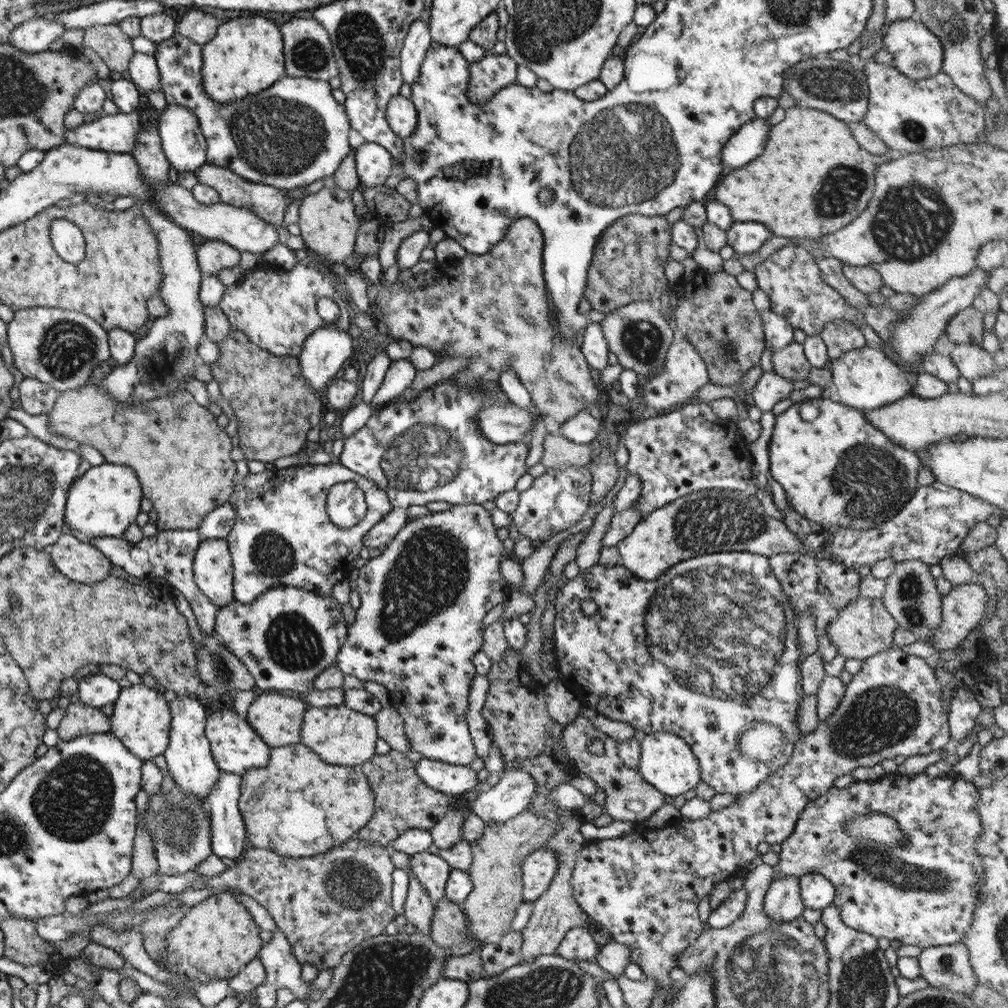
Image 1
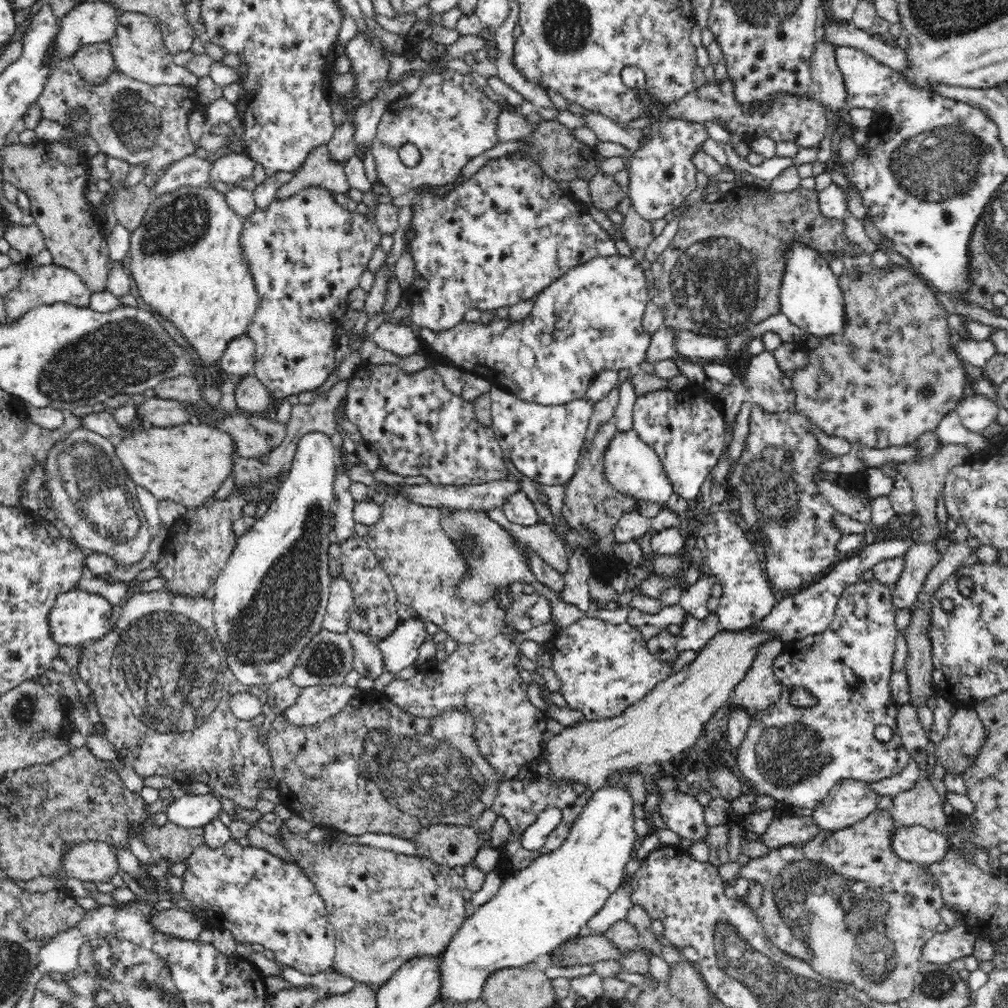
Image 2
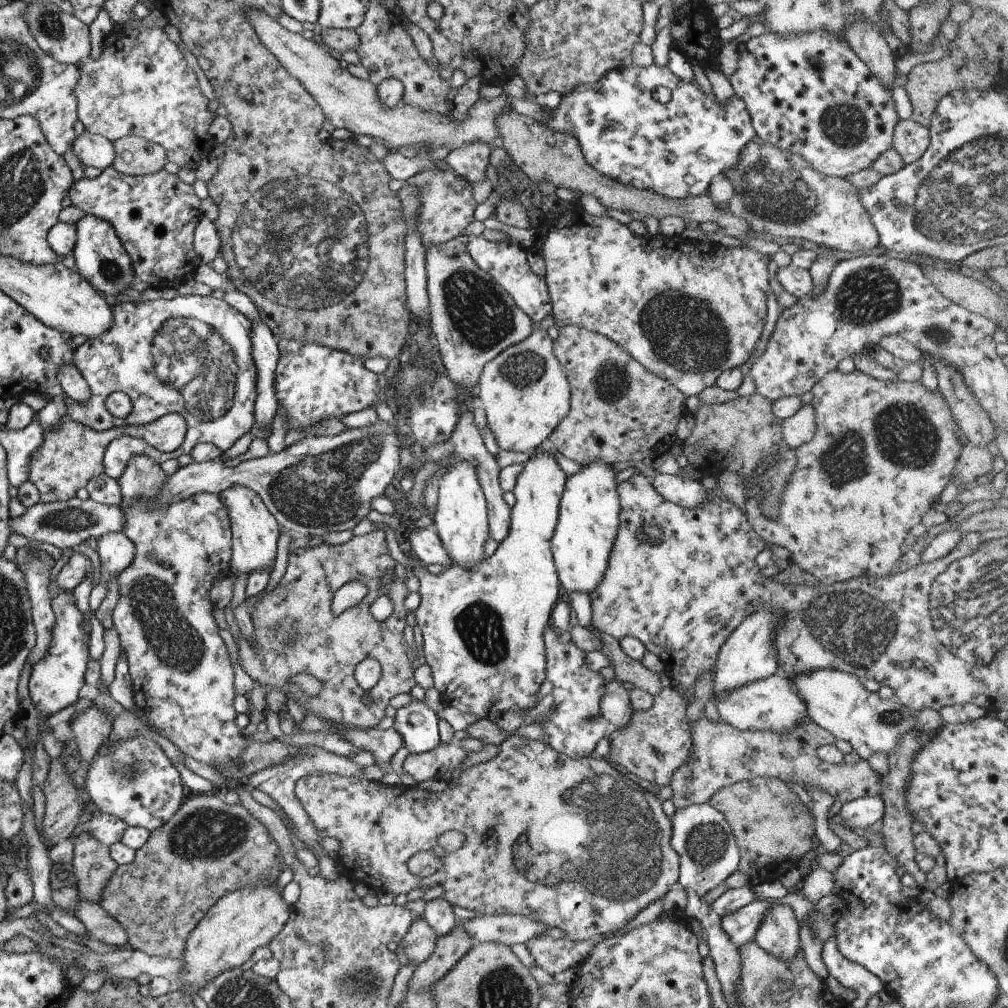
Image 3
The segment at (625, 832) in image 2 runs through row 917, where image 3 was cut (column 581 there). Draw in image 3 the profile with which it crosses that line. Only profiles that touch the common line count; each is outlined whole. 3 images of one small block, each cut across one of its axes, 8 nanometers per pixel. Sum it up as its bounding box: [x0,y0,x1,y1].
[549,460,619,594]

